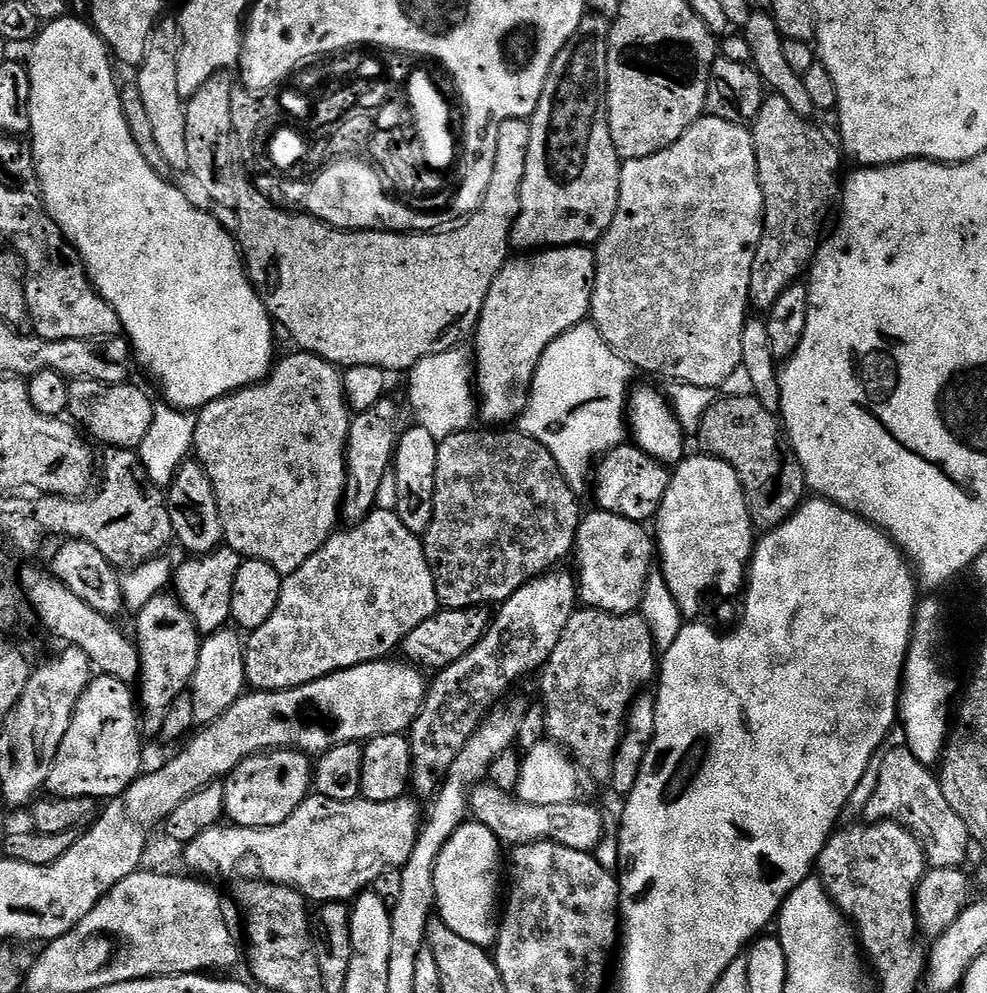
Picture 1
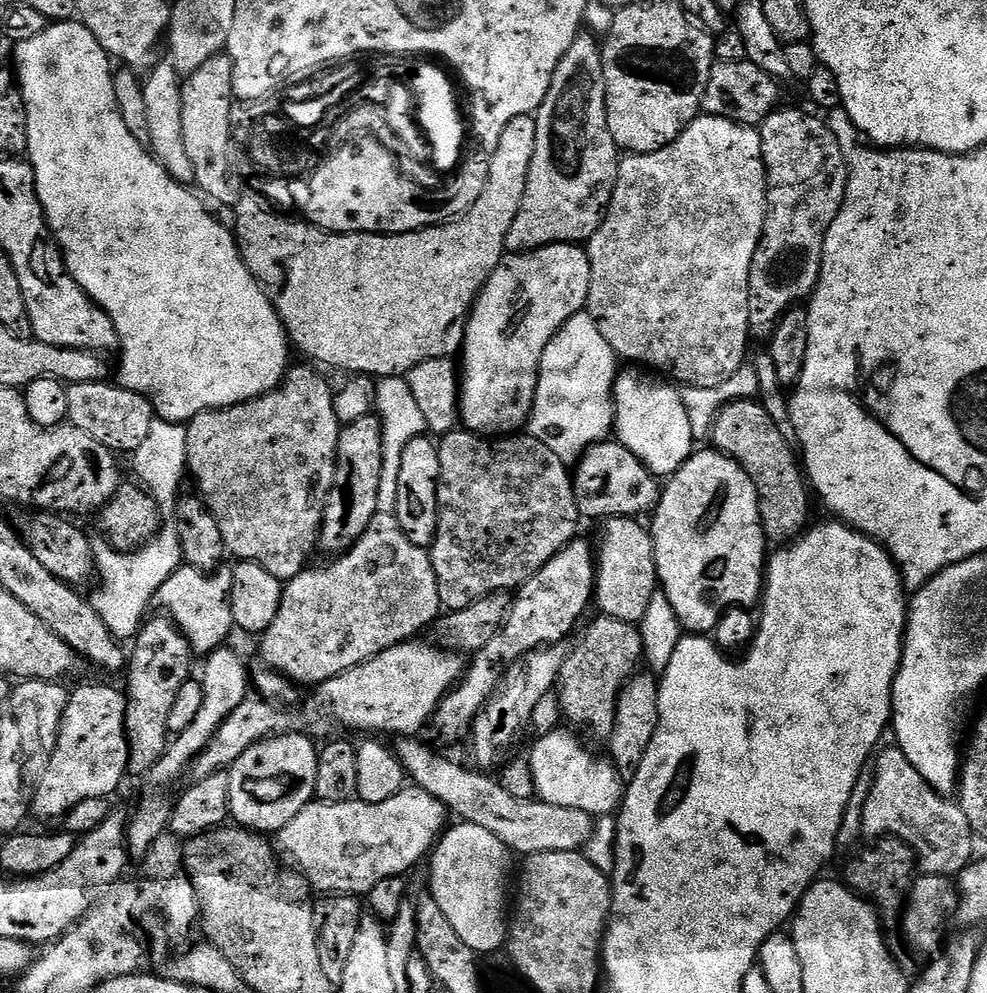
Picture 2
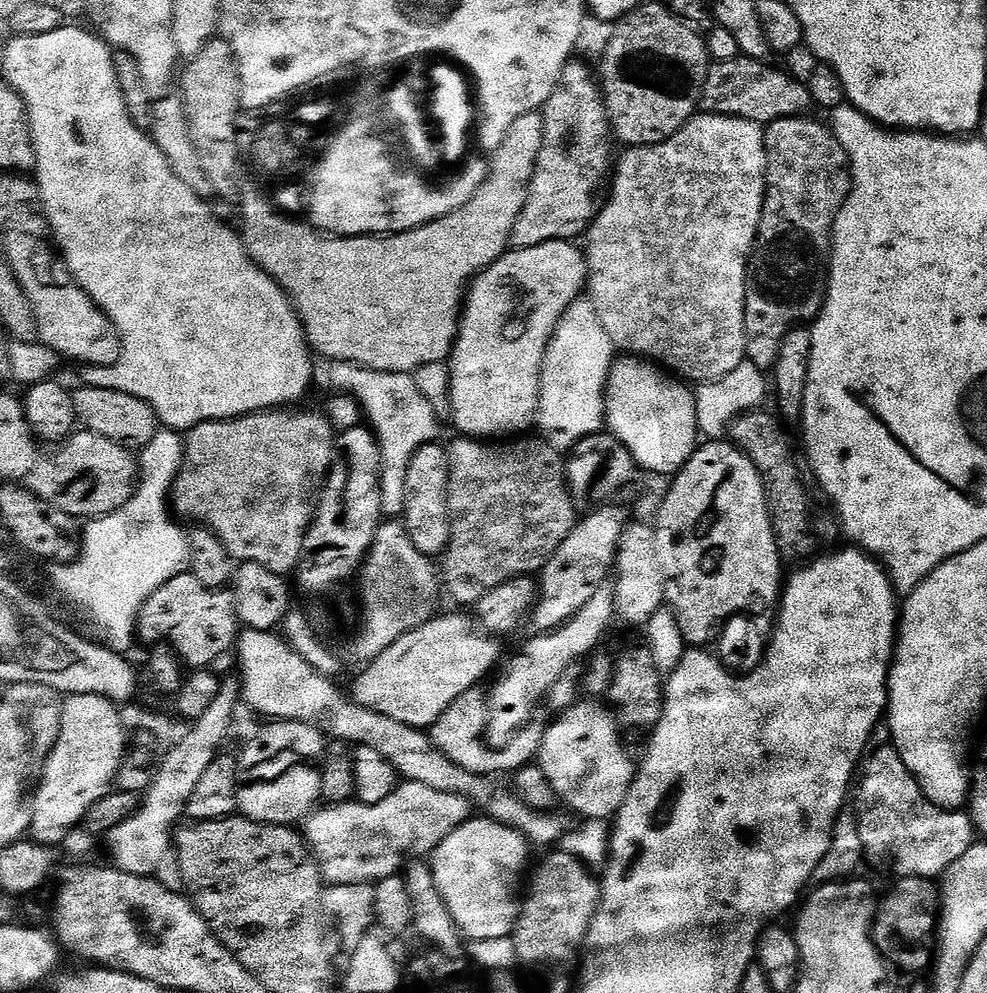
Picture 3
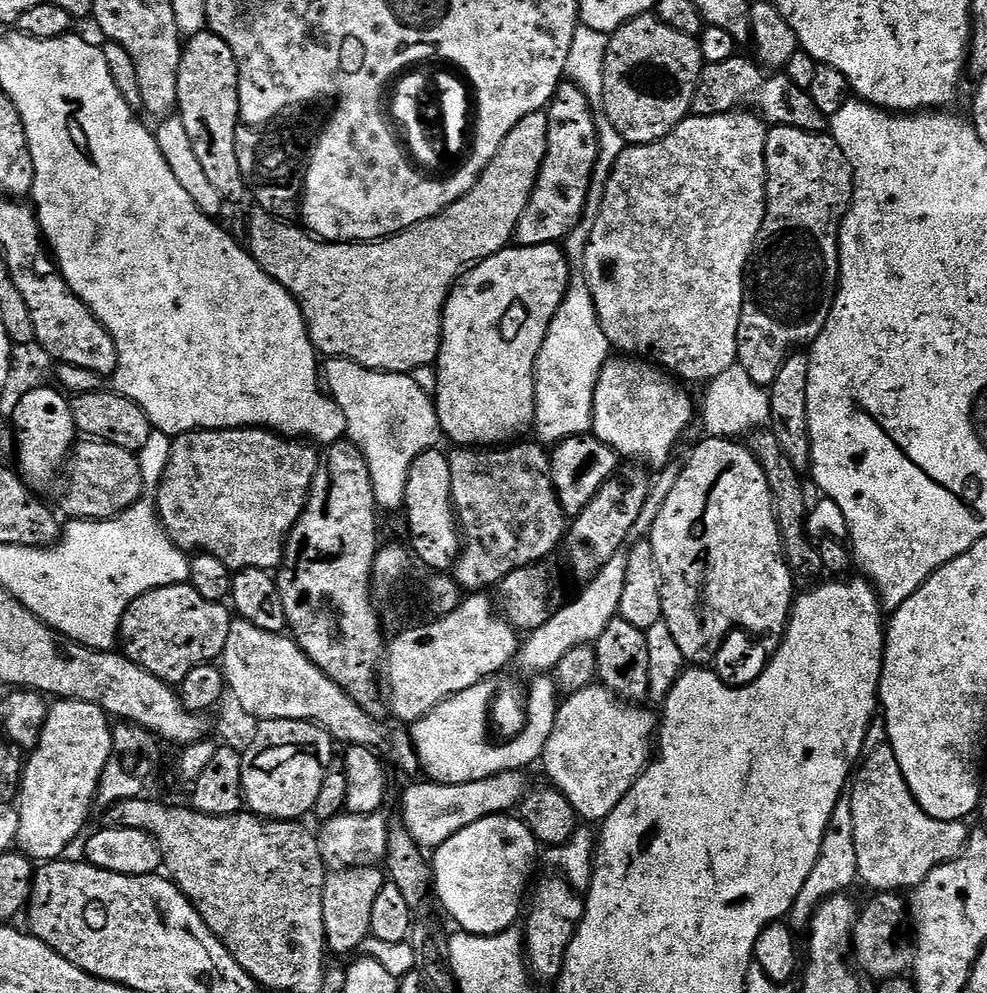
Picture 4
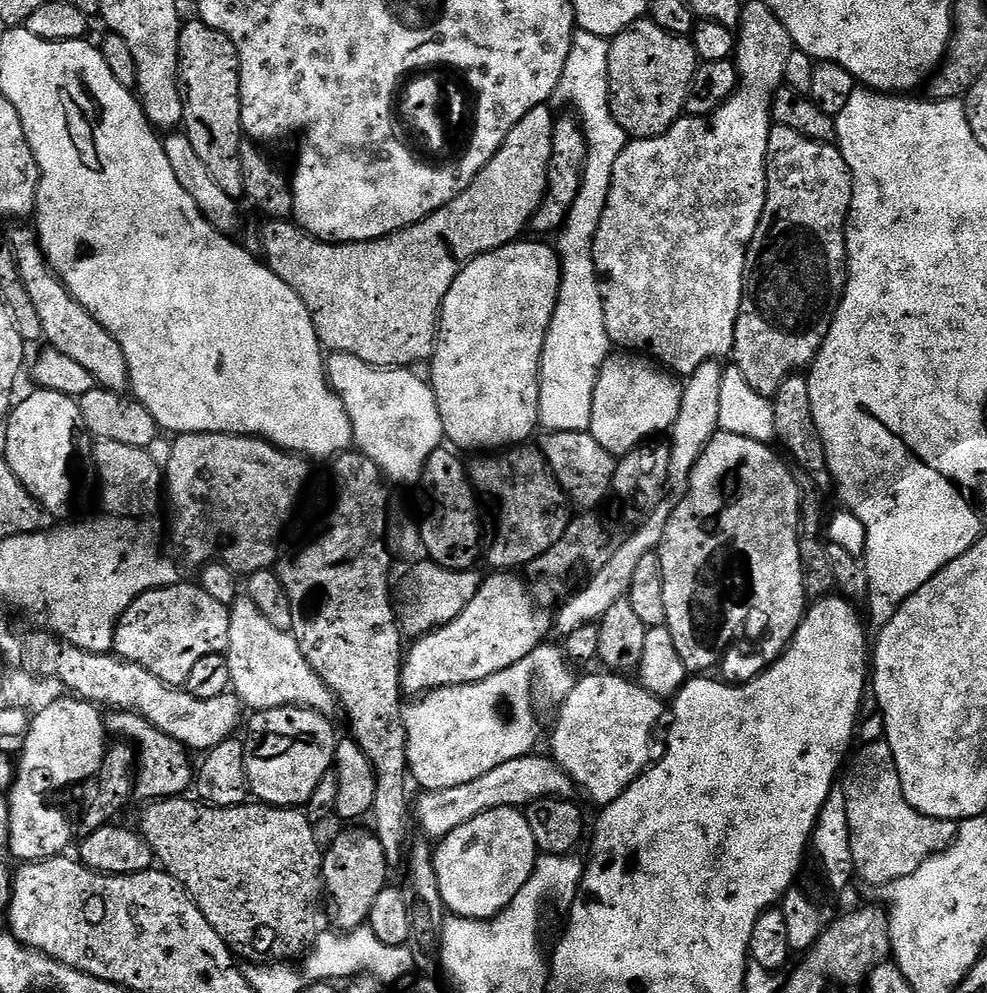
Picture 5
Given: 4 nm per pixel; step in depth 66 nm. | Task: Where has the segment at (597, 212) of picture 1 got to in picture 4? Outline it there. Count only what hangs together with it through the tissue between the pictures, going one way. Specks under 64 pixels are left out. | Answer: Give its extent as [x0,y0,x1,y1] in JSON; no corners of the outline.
[514,82,600,246]

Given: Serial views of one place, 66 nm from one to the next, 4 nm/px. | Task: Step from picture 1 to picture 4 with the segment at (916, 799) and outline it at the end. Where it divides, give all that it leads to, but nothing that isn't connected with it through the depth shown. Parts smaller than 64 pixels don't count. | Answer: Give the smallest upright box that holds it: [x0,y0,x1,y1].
[850,743,970,892]

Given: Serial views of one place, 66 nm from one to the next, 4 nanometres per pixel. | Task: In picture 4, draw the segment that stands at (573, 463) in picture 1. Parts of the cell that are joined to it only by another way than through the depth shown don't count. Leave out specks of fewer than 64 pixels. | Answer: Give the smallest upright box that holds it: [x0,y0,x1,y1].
[534,274,610,446]

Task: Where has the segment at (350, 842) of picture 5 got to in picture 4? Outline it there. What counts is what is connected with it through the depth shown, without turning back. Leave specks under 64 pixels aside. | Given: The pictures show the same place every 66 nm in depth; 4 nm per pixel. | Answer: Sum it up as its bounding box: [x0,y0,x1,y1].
[322,866,386,956]

